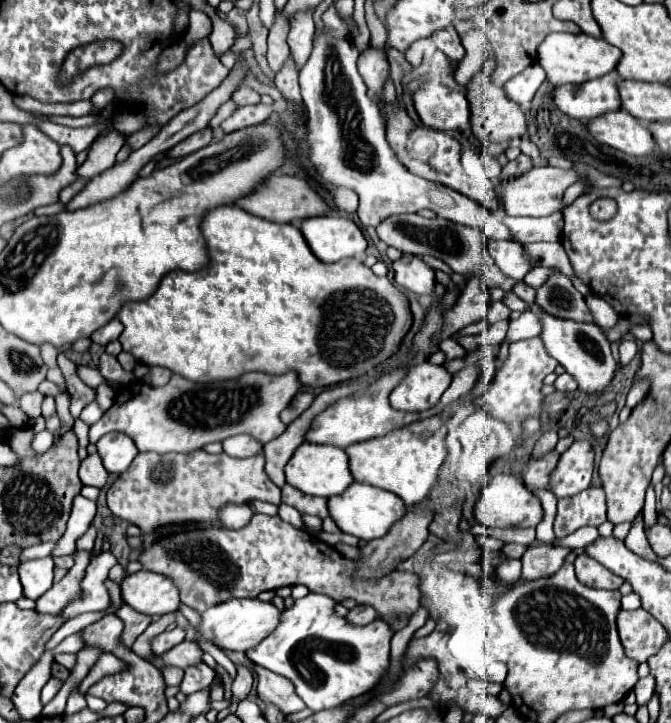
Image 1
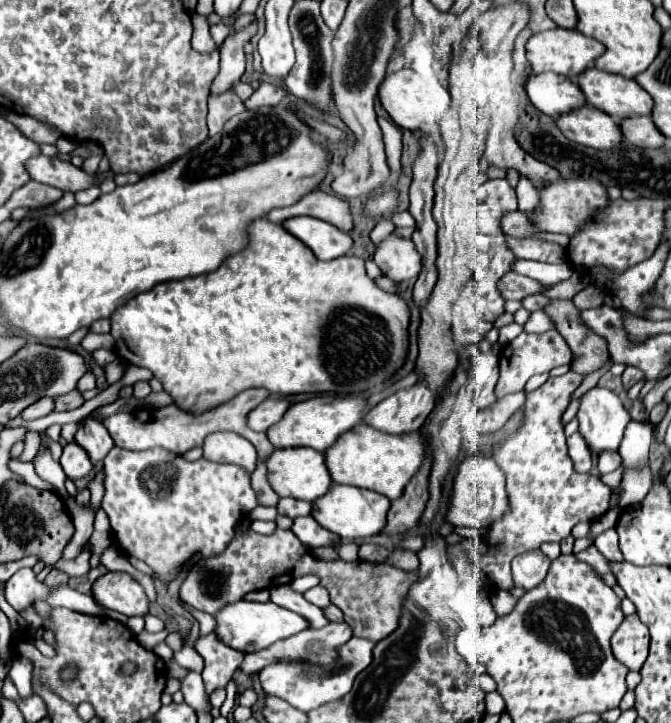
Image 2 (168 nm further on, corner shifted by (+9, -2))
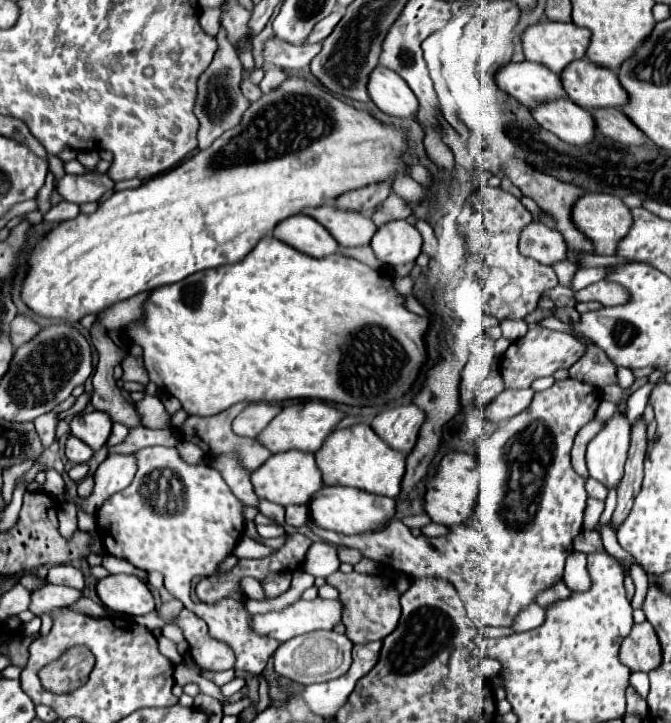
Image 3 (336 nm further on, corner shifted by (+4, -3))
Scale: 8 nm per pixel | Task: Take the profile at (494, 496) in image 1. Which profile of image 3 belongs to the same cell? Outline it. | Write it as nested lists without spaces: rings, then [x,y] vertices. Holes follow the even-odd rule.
[[[451,453],[441,459],[437,475],[431,479],[427,495],[425,495],[425,511],[431,517],[433,523],[441,523],[447,527],[461,525],[465,521],[471,521],[475,515],[475,505],[479,501],[479,471],[477,471],[477,459],[469,453]]]

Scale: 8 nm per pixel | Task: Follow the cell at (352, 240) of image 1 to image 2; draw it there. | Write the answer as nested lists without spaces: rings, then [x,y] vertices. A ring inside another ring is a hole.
[[[290,218],[282,226],[292,236],[302,240],[318,260],[332,260],[344,256],[352,246],[352,238],[346,232],[340,232],[336,226],[318,218]]]

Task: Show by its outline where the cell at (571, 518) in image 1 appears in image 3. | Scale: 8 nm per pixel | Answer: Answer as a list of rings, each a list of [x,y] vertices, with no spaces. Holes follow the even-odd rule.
[[[577,379],[555,381],[549,389],[535,393],[531,405],[499,427],[493,435],[487,437],[487,451],[485,451],[485,437],[477,439],[477,461],[481,473],[481,497],[477,503],[475,517],[467,525],[451,527],[451,533],[445,537],[425,537],[425,535],[411,535],[409,527],[401,521],[391,521],[385,529],[377,533],[363,533],[363,535],[343,535],[335,531],[327,531],[317,527],[313,521],[305,523],[311,533],[327,543],[333,545],[347,545],[359,549],[365,557],[389,561],[391,567],[413,575],[413,577],[441,577],[455,585],[459,597],[465,603],[467,615],[473,619],[477,629],[487,625],[505,625],[511,627],[513,617],[533,603],[535,595],[545,587],[553,585],[563,575],[563,565],[567,555],[571,553],[573,537],[581,531],[585,509],[587,509],[587,491],[585,478],[577,475],[571,465],[571,447],[575,433],[591,421],[595,409],[599,405],[599,391],[593,385],[587,385]]]

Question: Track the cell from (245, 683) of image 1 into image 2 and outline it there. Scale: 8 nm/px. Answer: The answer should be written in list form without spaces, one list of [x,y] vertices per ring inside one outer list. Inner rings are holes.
[[[330,622],[324,628],[308,628],[304,632],[298,632],[296,636],[278,640],[270,648],[264,648],[264,650],[258,650],[258,652],[252,652],[252,654],[246,654],[240,670],[244,674],[252,674],[252,672],[260,672],[266,664],[272,664],[272,662],[298,662],[298,660],[300,662],[304,662],[304,660],[306,662],[314,662],[318,666],[330,664],[330,662],[336,662],[338,648],[342,644],[346,644],[350,638],[352,638],[352,628],[346,622]]]

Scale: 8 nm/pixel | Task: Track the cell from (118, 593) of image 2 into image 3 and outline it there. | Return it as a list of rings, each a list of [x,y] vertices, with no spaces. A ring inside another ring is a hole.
[[[107,575],[97,583],[101,603],[125,615],[147,615],[155,611],[155,599],[135,575]]]

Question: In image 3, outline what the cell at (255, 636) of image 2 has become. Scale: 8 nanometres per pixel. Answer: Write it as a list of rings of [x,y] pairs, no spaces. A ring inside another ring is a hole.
[[[297,601],[281,611],[267,611],[251,617],[251,629],[261,637],[277,639],[279,643],[289,641],[291,637],[317,631],[333,629],[341,621],[341,601]]]

